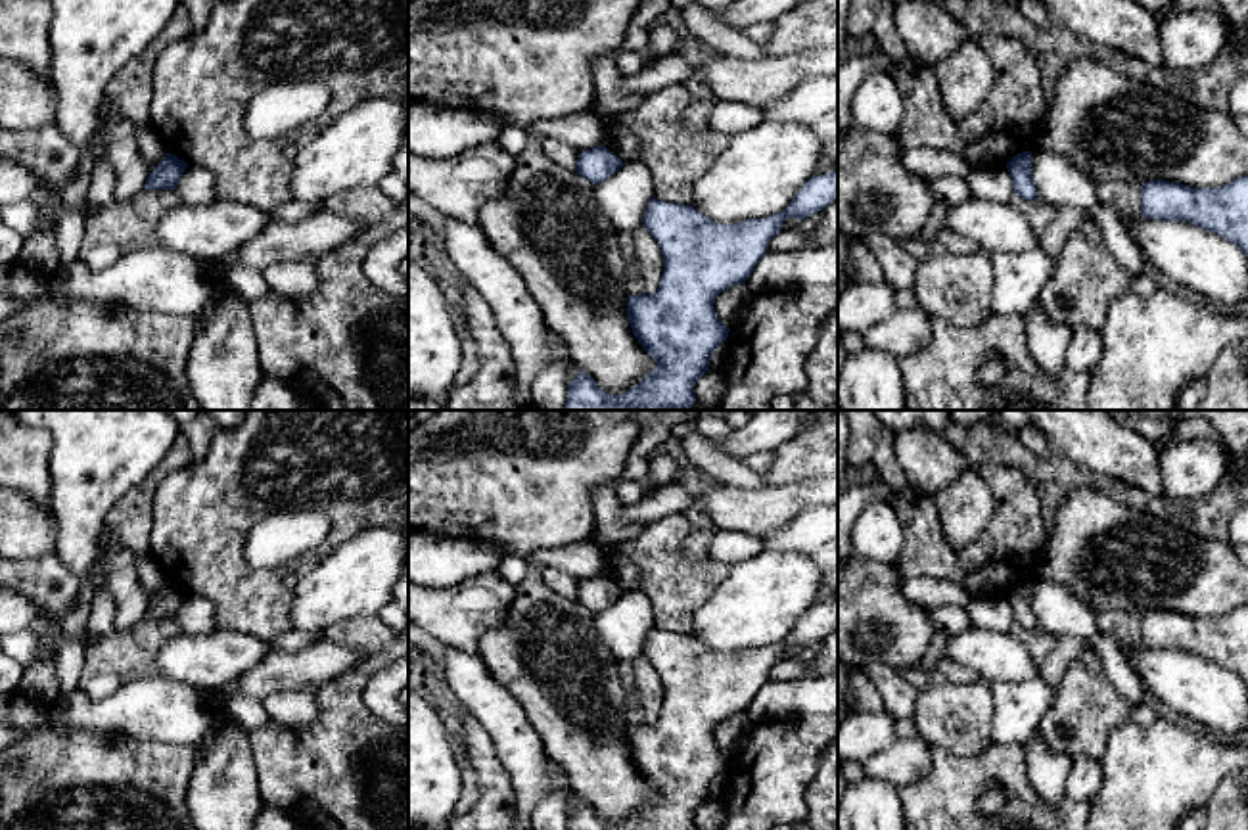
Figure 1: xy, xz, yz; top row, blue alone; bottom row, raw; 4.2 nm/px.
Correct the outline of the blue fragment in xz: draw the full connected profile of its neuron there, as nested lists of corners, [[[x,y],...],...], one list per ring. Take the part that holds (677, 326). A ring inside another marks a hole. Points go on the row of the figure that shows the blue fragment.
[[[838,169],[811,176],[782,213],[736,224],[713,222],[692,205],[654,196],[642,226],[659,245],[663,276],[652,295],[629,295],[627,316],[658,366],[621,395],[608,395],[579,370],[564,410],[688,410],[711,353],[730,332],[715,314],[715,297],[750,278],[786,219],[803,220],[836,197]]]

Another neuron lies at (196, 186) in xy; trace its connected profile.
[[[188,165],[173,190],[182,205],[201,205],[217,199],[215,176],[201,165]]]

